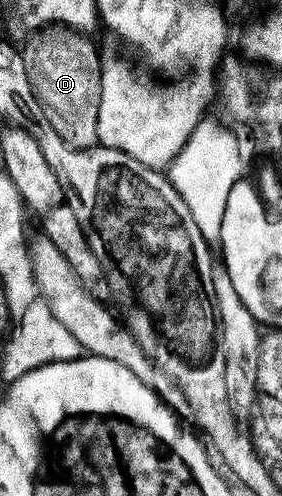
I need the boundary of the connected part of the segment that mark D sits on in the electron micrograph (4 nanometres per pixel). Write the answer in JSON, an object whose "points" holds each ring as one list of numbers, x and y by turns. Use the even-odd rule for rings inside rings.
{"points":[[54,24,34,32,24,41,20,51,34,100,41,107,49,126,60,135,63,142,75,149,92,148,98,143,97,110,100,108,103,60,91,41,88,35]]}

